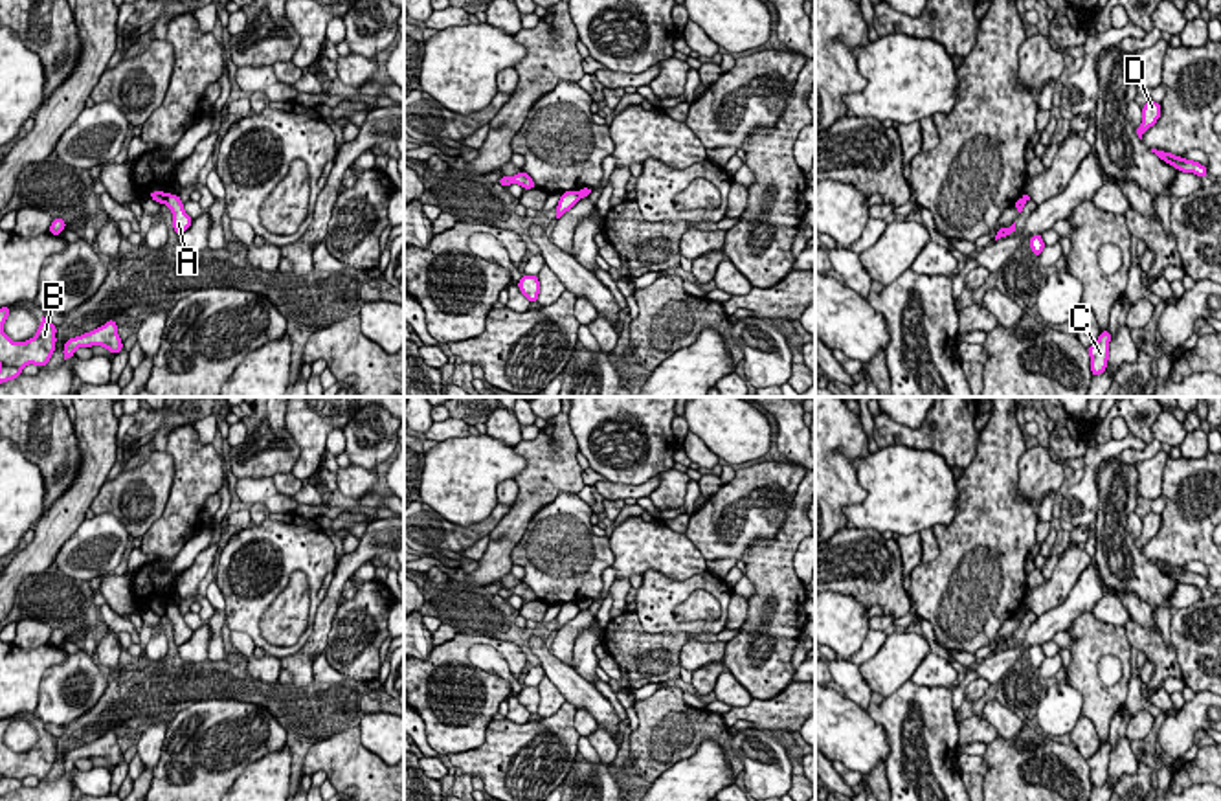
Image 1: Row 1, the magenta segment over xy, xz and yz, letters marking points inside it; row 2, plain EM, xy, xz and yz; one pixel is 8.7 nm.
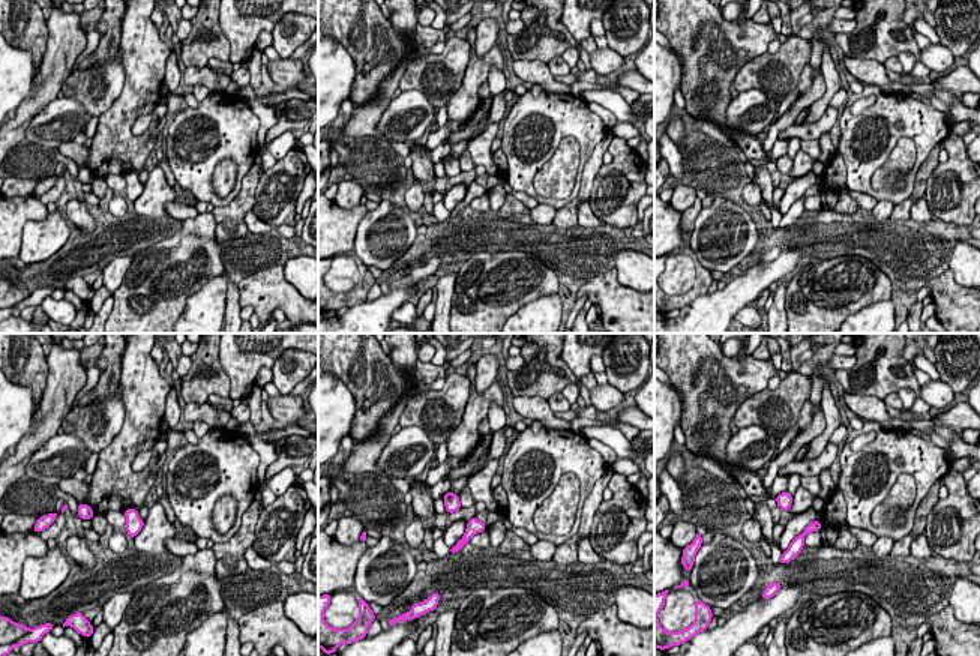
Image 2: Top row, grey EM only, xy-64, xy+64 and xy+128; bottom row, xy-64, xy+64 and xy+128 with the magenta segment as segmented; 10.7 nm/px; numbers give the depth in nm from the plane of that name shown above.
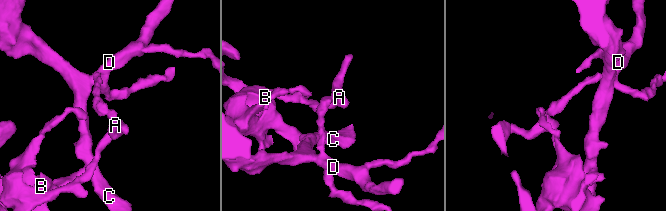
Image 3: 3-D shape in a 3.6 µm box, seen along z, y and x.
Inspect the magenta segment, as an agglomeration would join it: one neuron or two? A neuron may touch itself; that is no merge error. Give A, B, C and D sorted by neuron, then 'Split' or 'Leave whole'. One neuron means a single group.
Groups: A / B C D. Split

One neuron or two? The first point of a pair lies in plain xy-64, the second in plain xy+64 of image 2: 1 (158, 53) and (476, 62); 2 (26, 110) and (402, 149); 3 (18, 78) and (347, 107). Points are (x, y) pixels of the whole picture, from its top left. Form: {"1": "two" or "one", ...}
{"1": "one", "2": "one", "3": "two"}

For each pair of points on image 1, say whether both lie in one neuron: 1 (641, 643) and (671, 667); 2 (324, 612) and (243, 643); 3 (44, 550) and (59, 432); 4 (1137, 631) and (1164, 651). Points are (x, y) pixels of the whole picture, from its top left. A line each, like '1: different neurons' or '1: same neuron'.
1: same neuron
2: different neurons
3: different neurons
4: same neuron

